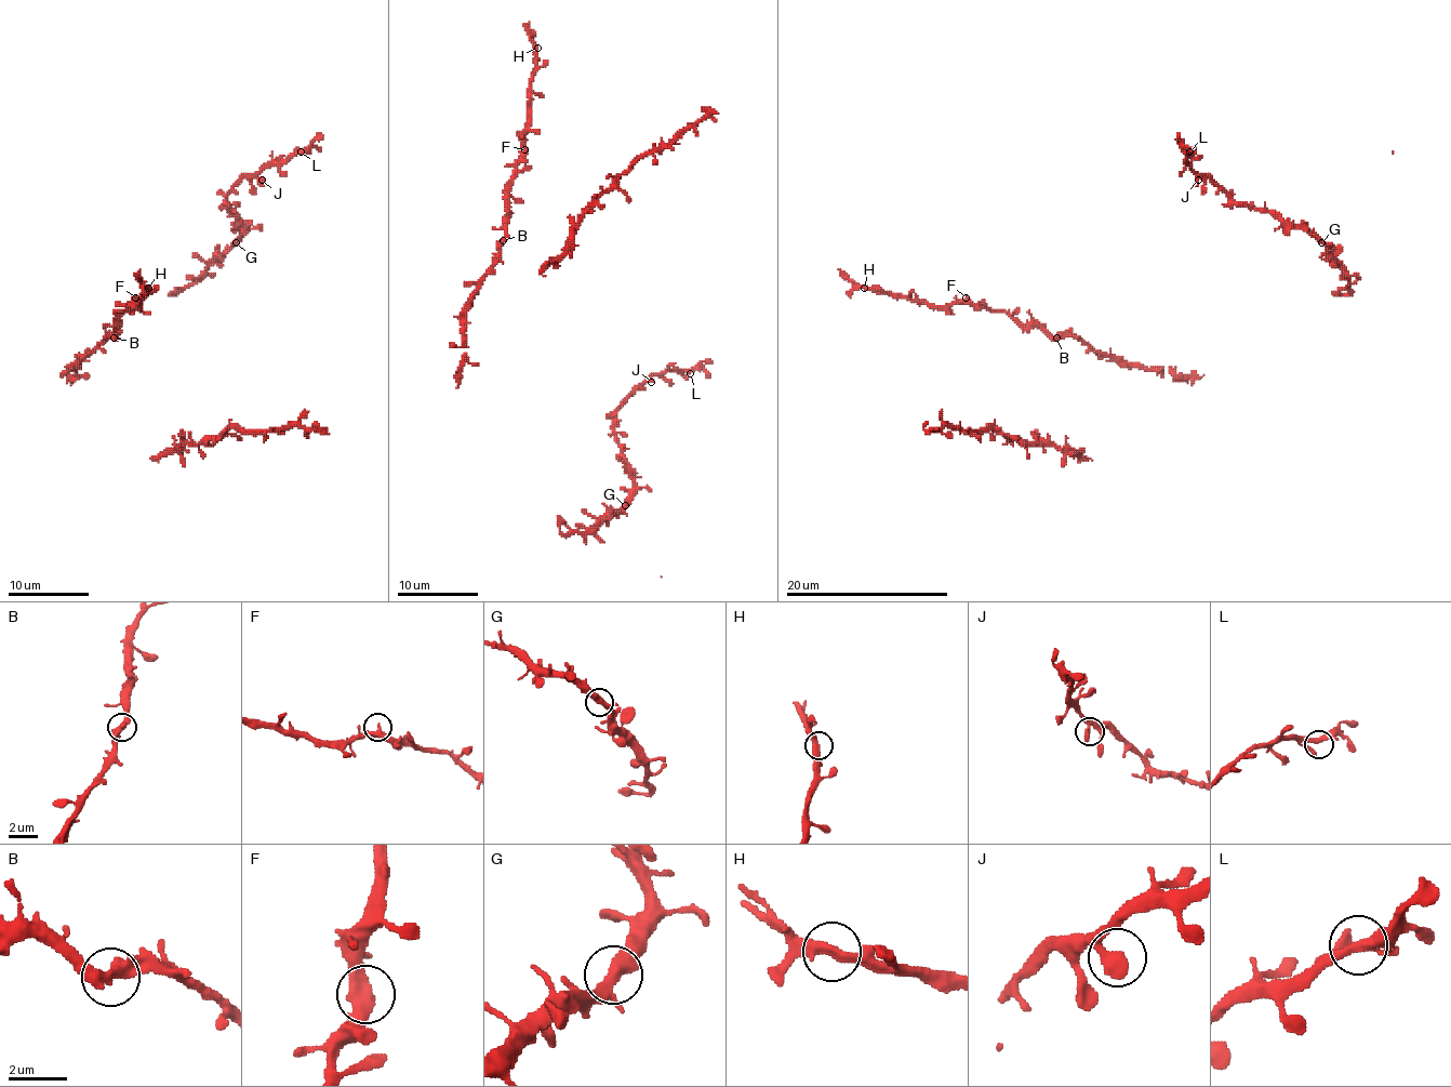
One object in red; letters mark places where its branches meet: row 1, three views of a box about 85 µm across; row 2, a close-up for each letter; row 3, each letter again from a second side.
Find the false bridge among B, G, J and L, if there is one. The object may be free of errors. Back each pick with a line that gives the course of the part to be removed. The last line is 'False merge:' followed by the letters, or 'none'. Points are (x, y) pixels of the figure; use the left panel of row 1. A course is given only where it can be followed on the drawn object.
False merge: none

